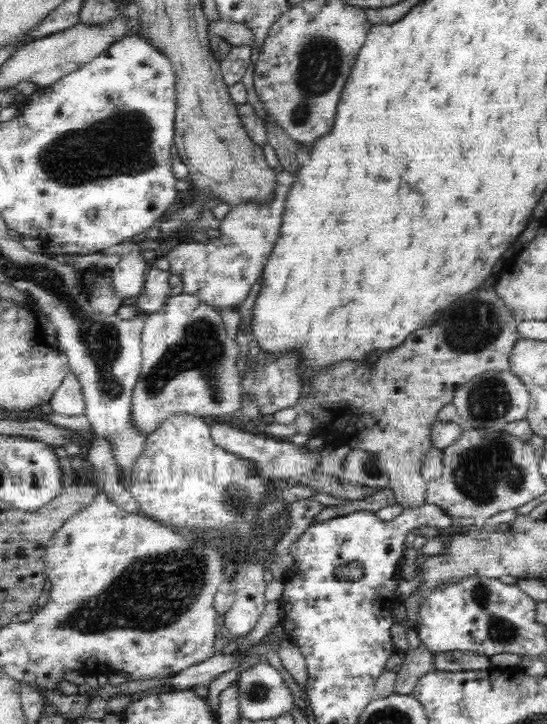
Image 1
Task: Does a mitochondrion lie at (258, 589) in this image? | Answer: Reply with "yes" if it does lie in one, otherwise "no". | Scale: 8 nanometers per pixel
no

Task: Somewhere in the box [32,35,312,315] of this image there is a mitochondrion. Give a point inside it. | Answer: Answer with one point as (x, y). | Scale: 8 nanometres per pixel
(123, 143)

